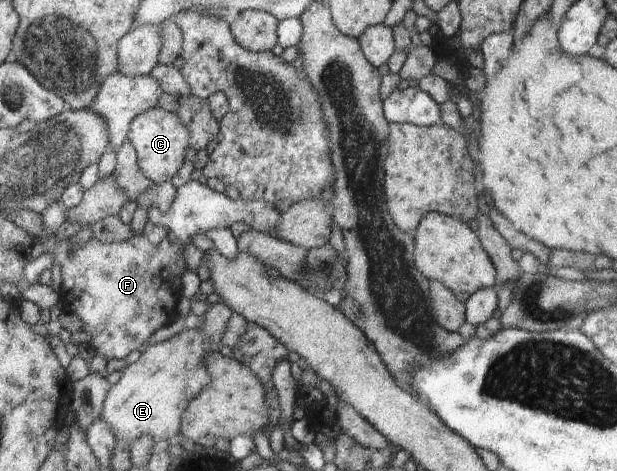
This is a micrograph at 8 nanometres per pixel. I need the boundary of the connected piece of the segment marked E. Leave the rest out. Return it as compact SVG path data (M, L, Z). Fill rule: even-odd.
M223 302L211 304L208 311L201 316L201 329L185 328L171 338L158 342L141 354L139 359L128 365L122 372L122 377L116 384L112 384L104 401L101 417L113 430L117 440L123 440L129 445L140 435L147 434L156 441L167 440L174 443L175 435L180 431L181 418L190 401L197 397L211 383L206 370L206 356L210 352L219 352L224 345L222 337L231 319L232 309Z

